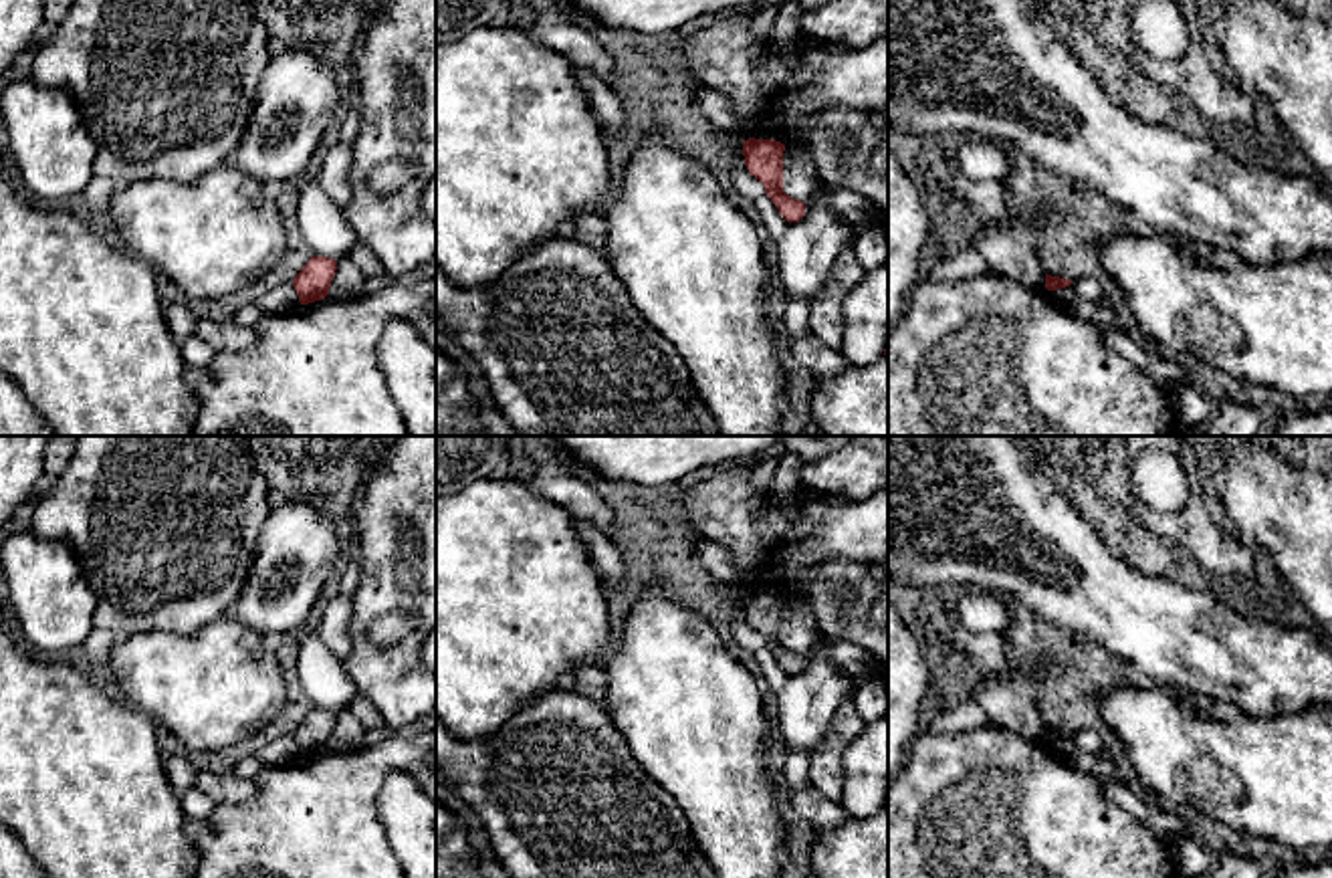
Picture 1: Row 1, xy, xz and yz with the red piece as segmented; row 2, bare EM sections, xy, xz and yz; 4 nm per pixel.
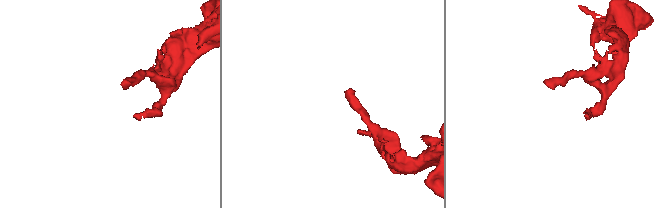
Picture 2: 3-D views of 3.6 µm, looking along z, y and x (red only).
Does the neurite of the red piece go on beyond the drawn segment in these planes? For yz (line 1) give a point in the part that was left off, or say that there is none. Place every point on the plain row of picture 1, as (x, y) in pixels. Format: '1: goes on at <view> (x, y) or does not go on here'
1: does not go on here

